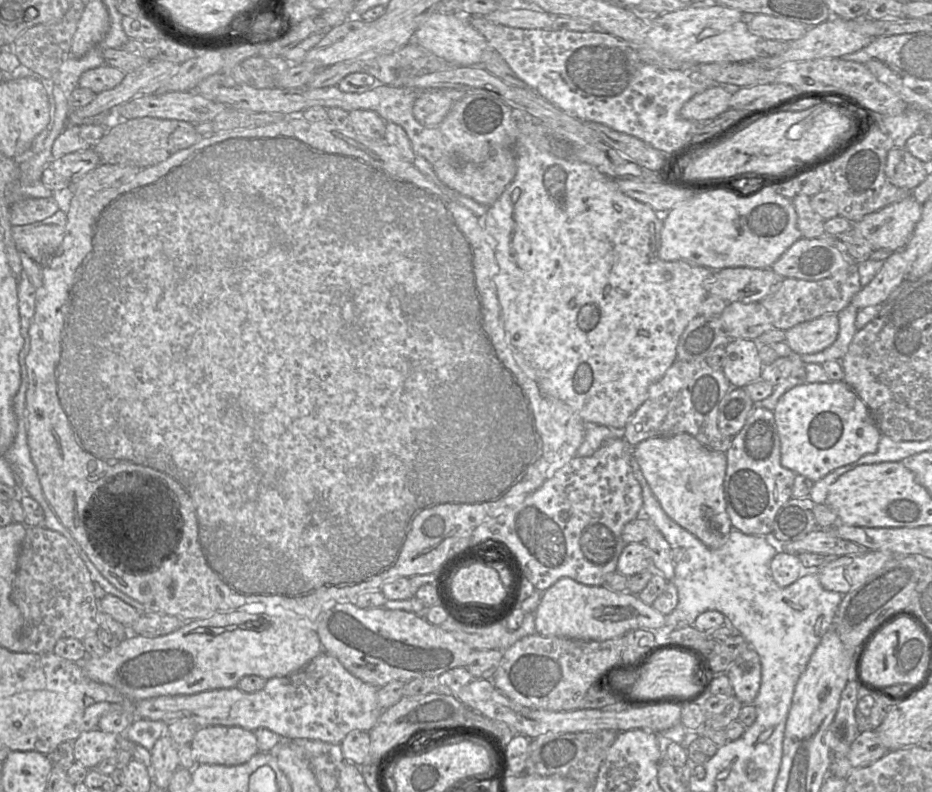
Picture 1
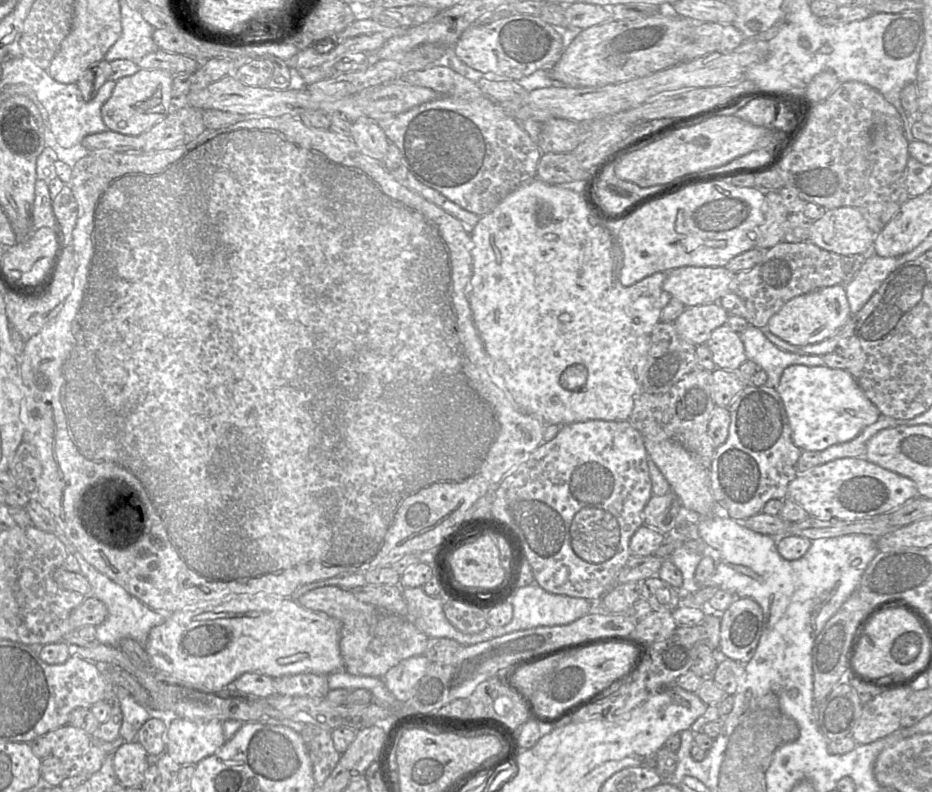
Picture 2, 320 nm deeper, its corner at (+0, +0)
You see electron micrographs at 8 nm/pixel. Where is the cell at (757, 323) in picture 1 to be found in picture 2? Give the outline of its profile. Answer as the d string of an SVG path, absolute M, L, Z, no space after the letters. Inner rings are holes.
M719 303L686 307L673 322L677 333L695 344L705 344L713 330L725 325L729 313Z

